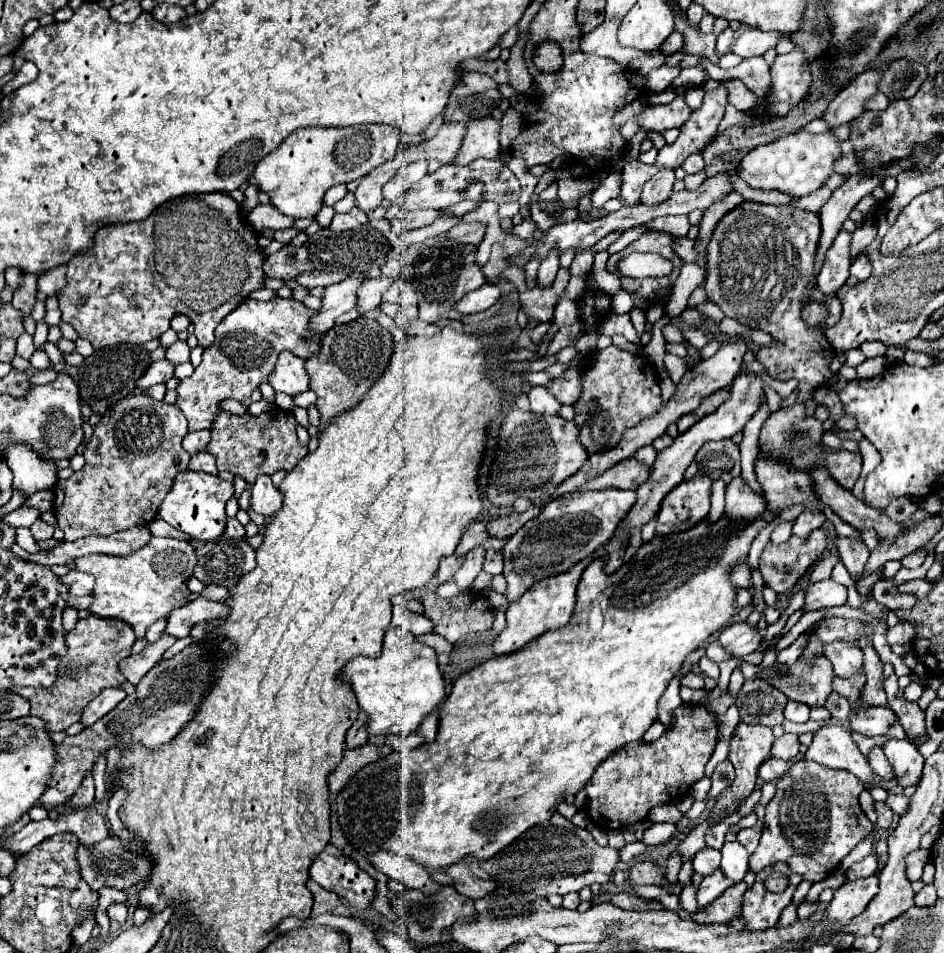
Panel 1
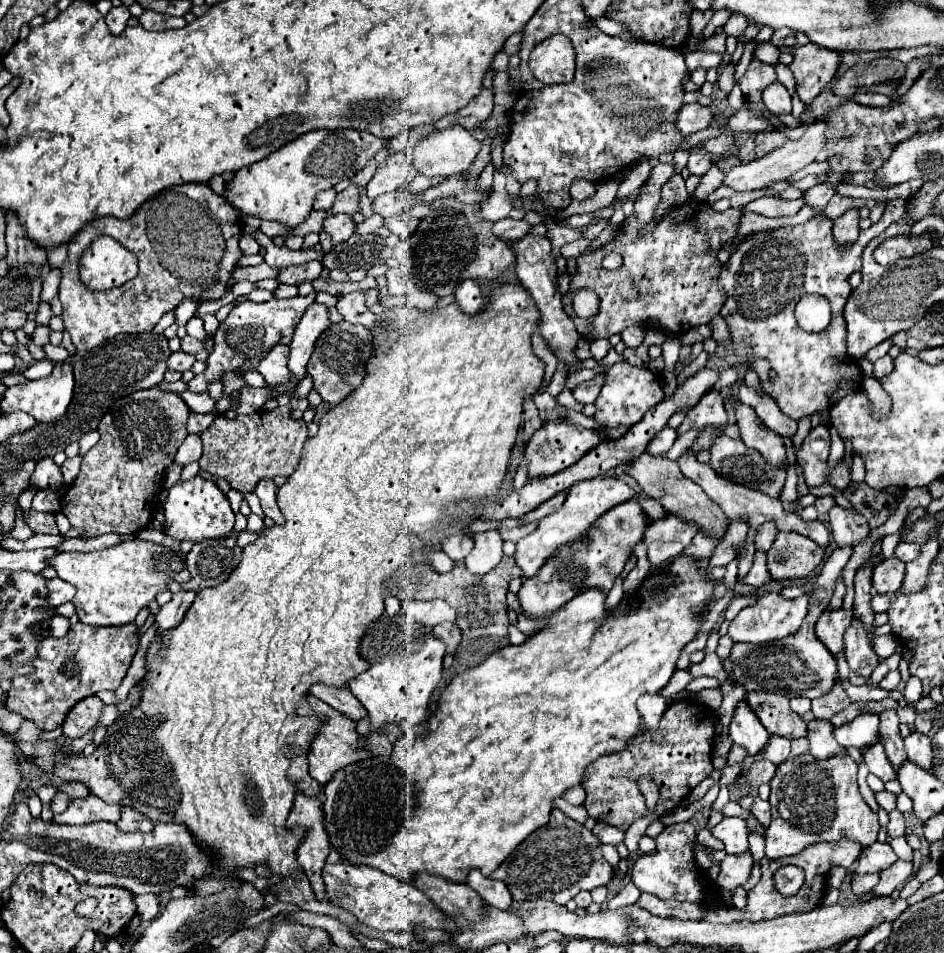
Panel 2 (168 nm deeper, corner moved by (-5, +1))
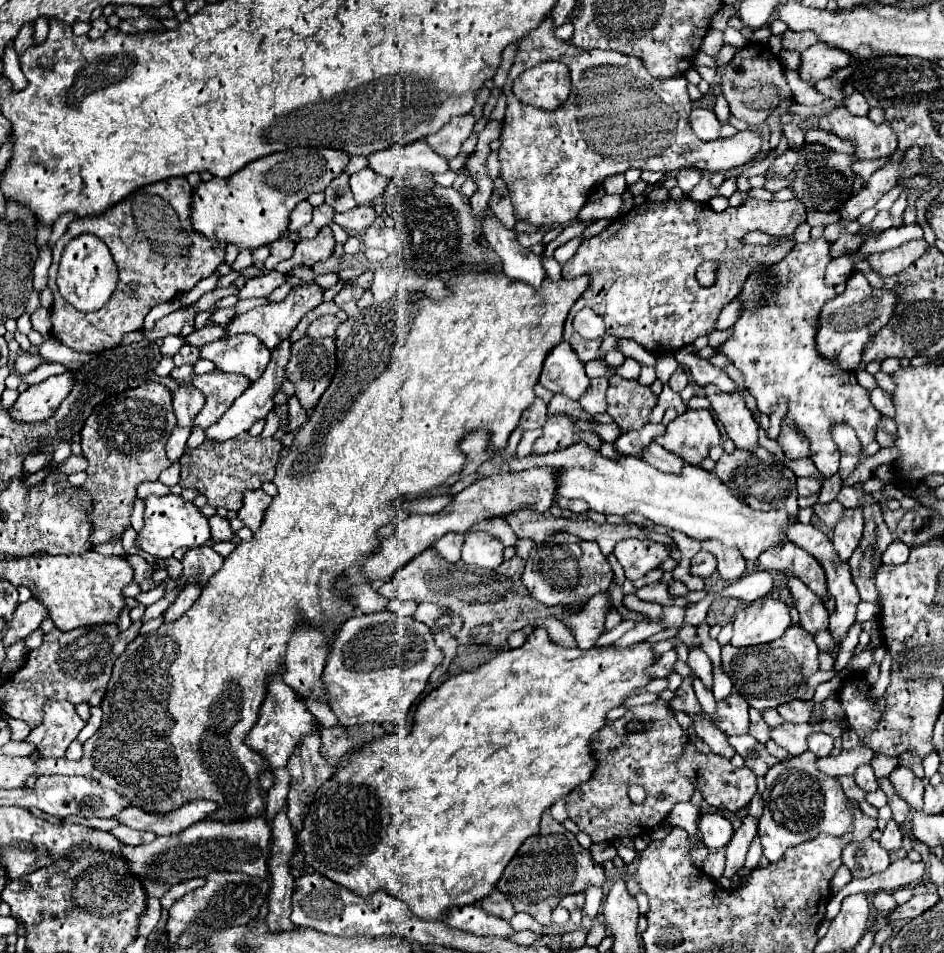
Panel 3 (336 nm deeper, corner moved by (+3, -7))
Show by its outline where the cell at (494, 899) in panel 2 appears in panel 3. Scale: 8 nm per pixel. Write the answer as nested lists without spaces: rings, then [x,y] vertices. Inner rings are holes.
[[[495,890],[489,898],[485,898],[485,902],[479,904],[485,912],[493,914],[495,918],[503,918],[503,920],[511,920],[515,916],[513,906],[509,906],[509,900],[505,898],[505,894],[501,894],[499,890]]]

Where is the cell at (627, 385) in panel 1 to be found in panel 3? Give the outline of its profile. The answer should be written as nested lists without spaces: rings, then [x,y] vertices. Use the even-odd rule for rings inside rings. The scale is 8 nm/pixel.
[[[613,376],[609,380],[607,402],[607,412],[613,416],[615,424],[621,428],[621,432],[629,432],[641,430],[647,424],[649,414],[657,404],[657,396],[651,392],[649,386]]]

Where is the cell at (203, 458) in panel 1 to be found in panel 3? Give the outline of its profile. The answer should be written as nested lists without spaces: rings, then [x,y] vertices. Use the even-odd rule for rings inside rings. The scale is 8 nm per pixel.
[[[175,426],[173,428],[173,434],[169,436],[167,444],[165,444],[165,452],[169,456],[169,460],[179,460],[181,454],[185,452],[185,442],[191,434],[191,428],[181,428],[181,426]]]

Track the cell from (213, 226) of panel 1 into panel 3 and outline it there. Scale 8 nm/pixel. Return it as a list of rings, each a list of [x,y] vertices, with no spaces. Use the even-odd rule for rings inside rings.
[[[183,176],[167,178],[135,190],[101,216],[75,218],[69,224],[67,232],[53,246],[53,262],[49,266],[49,288],[55,296],[51,334],[59,342],[77,352],[101,352],[105,348],[113,348],[119,344],[123,334],[143,328],[143,318],[155,304],[169,302],[175,296],[189,292],[199,280],[211,276],[217,266],[223,264],[225,244],[211,242],[191,228],[191,192],[193,188]],[[83,232],[91,232],[107,244],[119,272],[119,284],[113,298],[101,310],[91,314],[83,314],[73,308],[65,298],[61,298],[55,284],[57,264],[65,244]]]

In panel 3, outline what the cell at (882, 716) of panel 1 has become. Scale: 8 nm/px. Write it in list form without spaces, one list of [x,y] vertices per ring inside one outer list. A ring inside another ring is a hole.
[[[822,732],[812,733],[807,740],[809,752],[813,752],[815,756],[829,756],[829,752],[833,750],[834,740],[827,734]]]

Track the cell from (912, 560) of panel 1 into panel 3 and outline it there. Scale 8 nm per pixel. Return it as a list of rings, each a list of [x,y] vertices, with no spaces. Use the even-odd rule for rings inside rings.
[[[897,538],[883,552],[883,564],[903,564],[907,558],[909,558],[909,546],[905,546]]]

